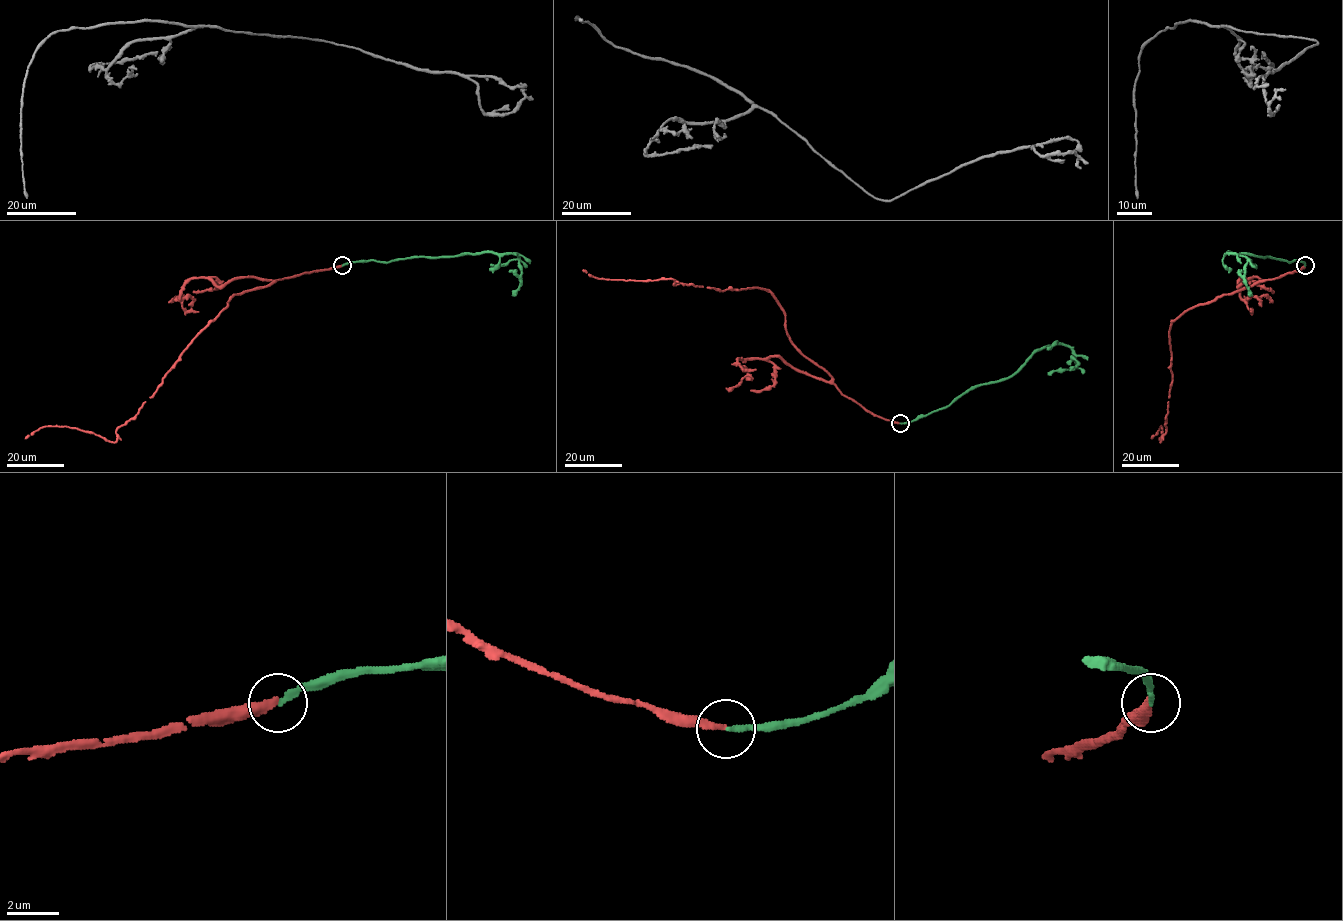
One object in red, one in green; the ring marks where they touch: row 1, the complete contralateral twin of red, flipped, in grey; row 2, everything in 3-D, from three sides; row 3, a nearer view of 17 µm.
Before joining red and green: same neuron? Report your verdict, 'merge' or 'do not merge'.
merge

